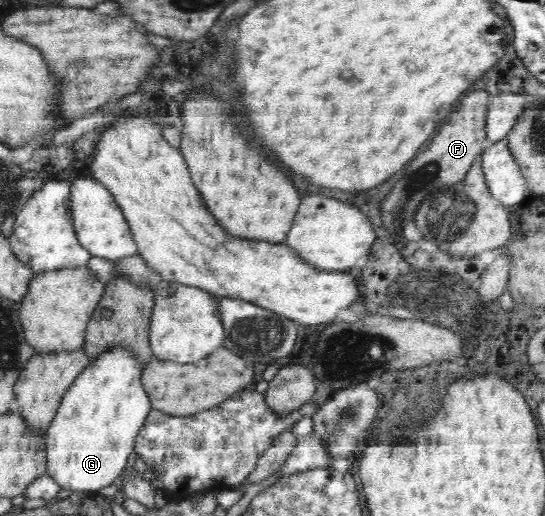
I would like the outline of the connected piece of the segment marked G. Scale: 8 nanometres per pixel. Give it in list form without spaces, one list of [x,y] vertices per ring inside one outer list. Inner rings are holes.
[[[121,344],[94,357],[77,376],[77,380],[73,380],[73,384],[66,389],[56,416],[44,436],[44,449],[47,452],[46,475],[60,488],[69,492],[97,492],[113,484],[115,478],[120,476],[129,456],[133,454],[135,438],[152,409],[141,382],[143,368],[140,360],[133,356],[132,349],[127,344]]]

